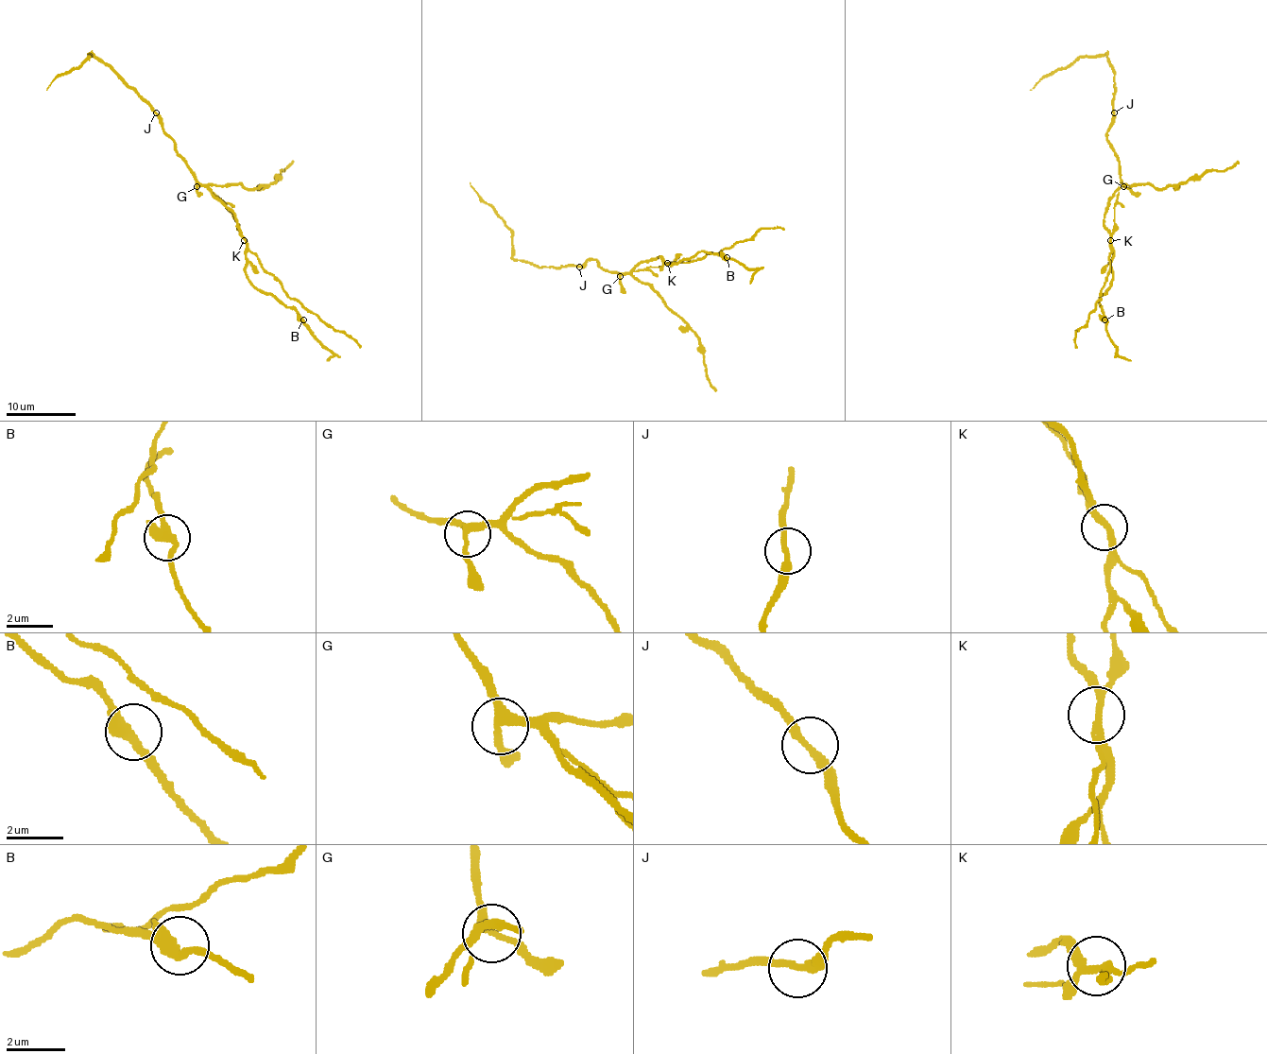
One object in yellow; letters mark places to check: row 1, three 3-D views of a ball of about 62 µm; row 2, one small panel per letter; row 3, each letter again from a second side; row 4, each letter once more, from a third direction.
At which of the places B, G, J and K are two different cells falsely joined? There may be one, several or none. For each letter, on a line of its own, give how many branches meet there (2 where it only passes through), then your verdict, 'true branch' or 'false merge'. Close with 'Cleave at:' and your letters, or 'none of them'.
B: branches 3; true branch
G: branches 3; true branch
J: branches 2; true branch
K: branches 2; false merge
Cleave at: K

